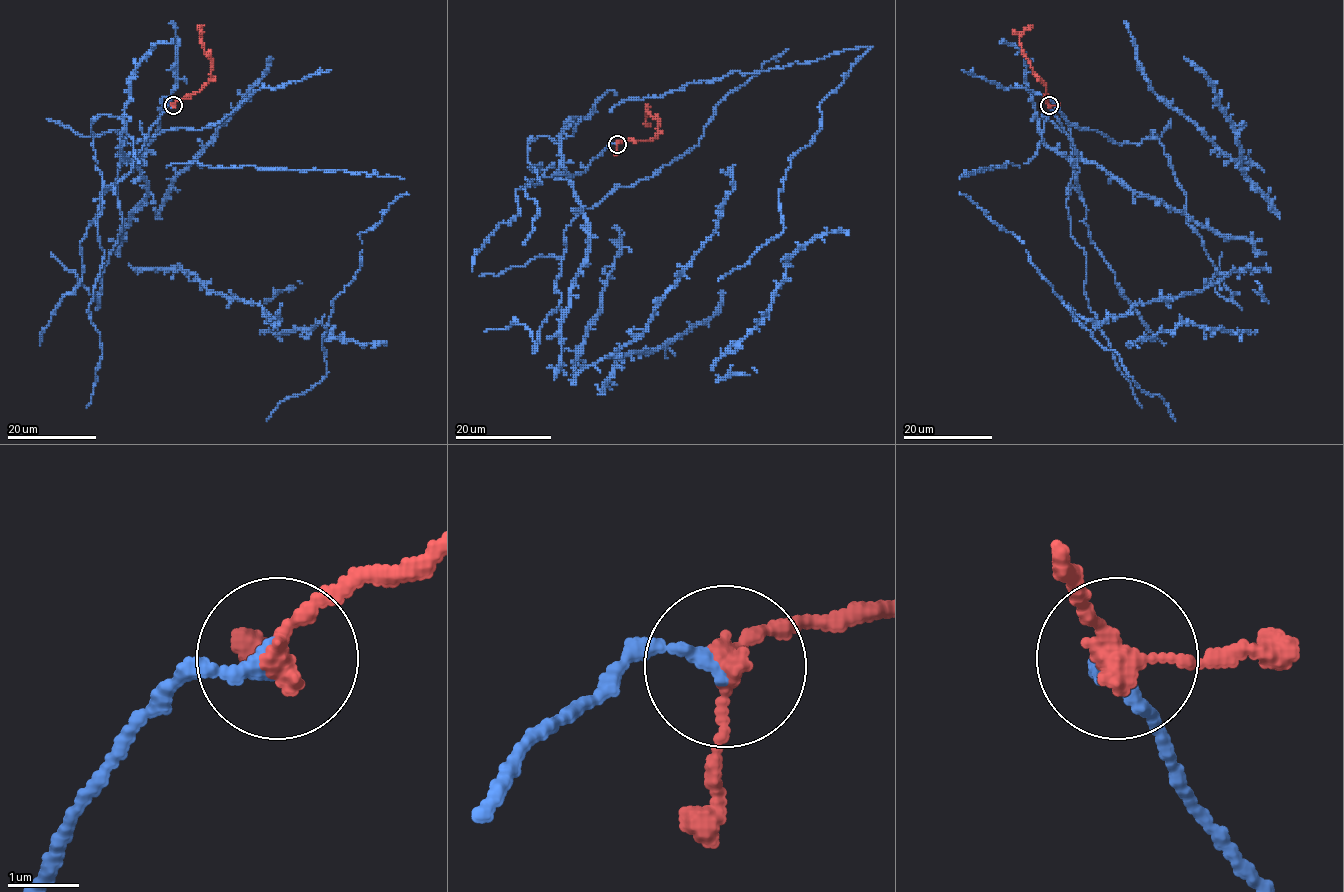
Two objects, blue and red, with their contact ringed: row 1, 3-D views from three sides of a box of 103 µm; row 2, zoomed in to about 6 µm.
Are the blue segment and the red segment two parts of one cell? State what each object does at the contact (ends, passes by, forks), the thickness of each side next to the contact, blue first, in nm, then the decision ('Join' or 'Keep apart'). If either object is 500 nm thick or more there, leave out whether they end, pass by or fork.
At the ring blue ends. At the ring red passes by. Thickness 220 nm (blue) against 240 nm. Join

